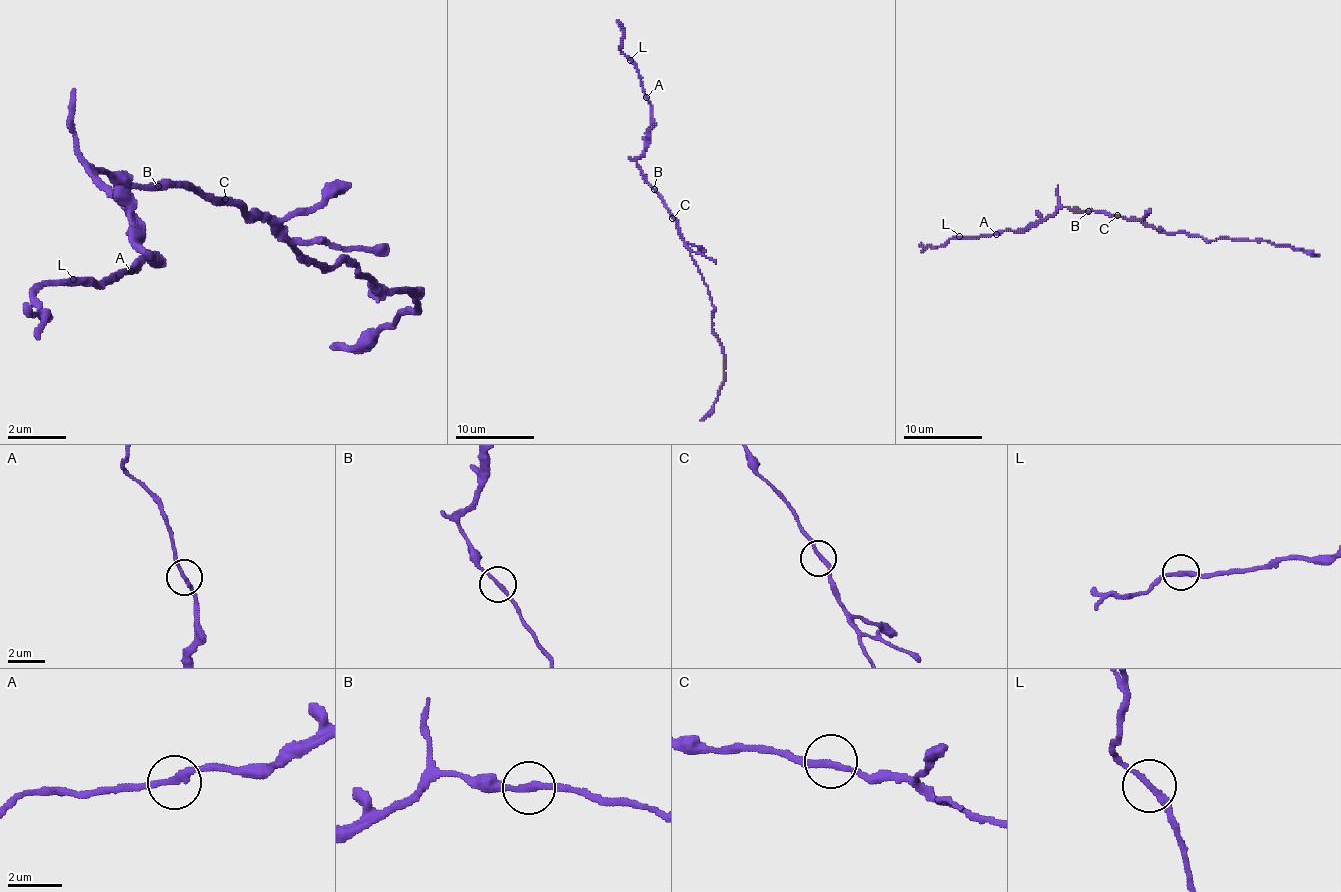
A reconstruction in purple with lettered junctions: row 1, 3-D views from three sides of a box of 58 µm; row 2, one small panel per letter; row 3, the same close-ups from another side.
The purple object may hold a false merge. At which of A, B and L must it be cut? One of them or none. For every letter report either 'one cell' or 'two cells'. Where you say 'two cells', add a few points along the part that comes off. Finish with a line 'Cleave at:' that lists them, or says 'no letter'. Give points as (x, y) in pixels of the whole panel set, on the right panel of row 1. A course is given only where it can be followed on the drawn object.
A: one cell
B: two cells; foreign part runs (1087, 211), (1137, 219), (1167, 232), (1208, 240), (1254, 240), (1319, 254)
L: one cell
Cleave at: B

